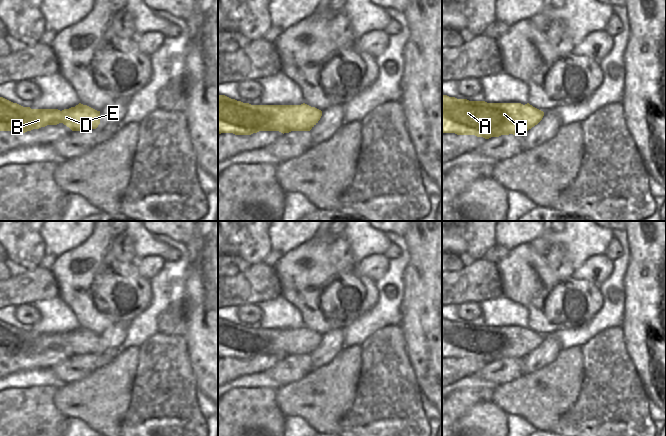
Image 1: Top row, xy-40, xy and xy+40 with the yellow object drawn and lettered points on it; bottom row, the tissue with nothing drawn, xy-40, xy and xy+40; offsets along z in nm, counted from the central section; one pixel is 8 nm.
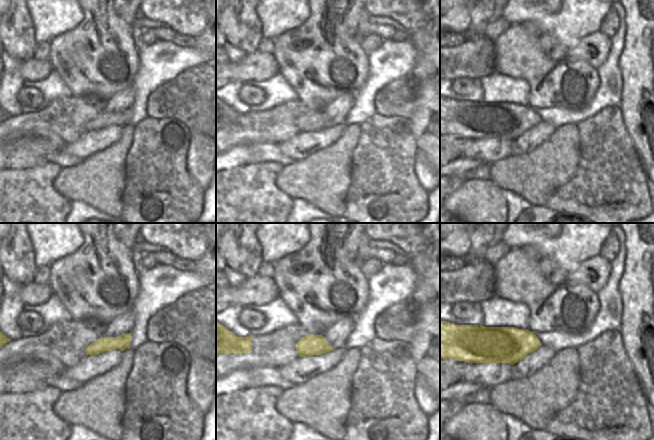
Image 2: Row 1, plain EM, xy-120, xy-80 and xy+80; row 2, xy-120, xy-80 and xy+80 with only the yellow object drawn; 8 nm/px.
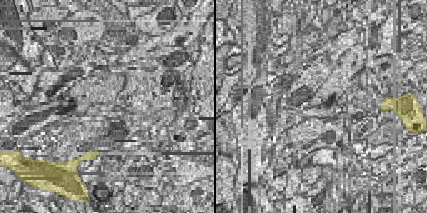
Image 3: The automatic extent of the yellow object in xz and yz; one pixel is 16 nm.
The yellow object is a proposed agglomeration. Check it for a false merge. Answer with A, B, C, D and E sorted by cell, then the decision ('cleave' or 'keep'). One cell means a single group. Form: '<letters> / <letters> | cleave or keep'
A B C D E | keep

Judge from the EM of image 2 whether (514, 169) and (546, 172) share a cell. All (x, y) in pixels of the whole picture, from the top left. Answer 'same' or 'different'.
same

